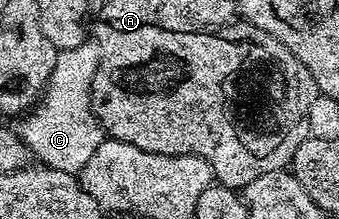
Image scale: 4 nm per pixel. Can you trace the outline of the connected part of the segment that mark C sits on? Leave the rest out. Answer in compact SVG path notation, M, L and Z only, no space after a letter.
M93 40L81 42L76 48L61 51L53 66L42 101L37 103L28 115L17 121L19 122L18 126L16 125L18 137L29 148L31 155L37 161L38 159L41 161L39 163L43 167L77 175L84 168L84 164L88 164L88 159L94 155L96 148L100 148L100 144L104 141L102 125L98 123L98 118L90 107L90 85L99 60L100 48Z

